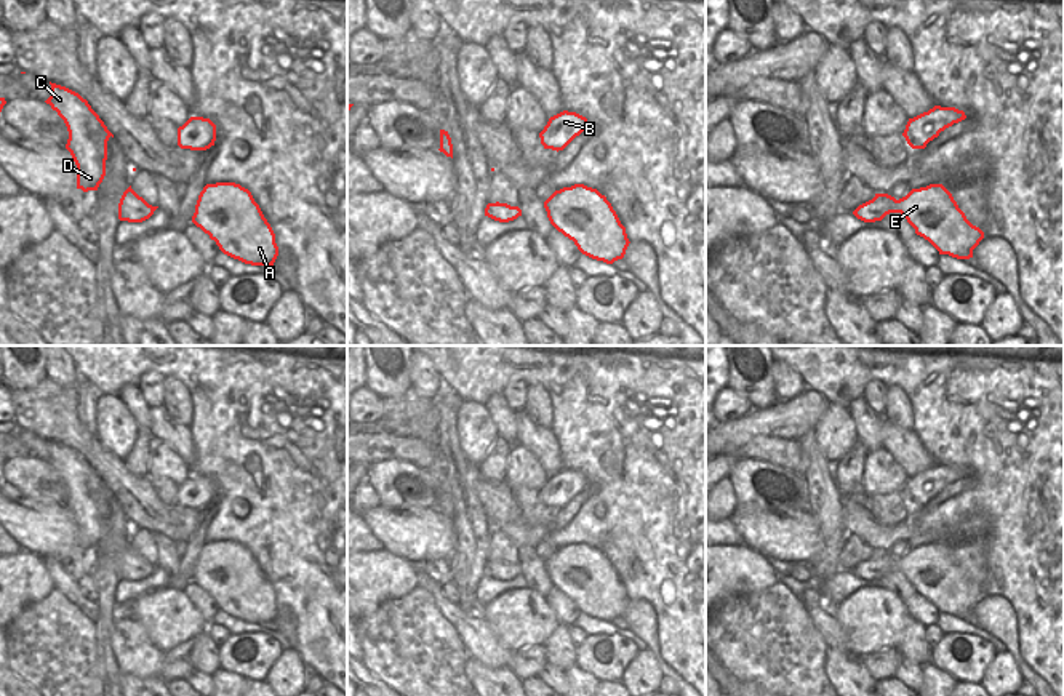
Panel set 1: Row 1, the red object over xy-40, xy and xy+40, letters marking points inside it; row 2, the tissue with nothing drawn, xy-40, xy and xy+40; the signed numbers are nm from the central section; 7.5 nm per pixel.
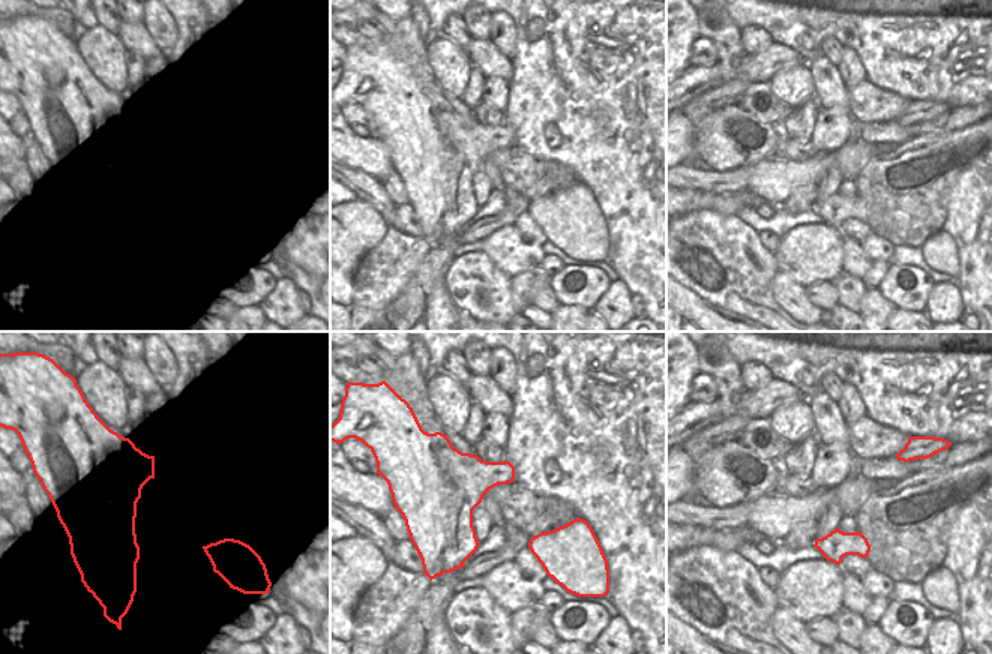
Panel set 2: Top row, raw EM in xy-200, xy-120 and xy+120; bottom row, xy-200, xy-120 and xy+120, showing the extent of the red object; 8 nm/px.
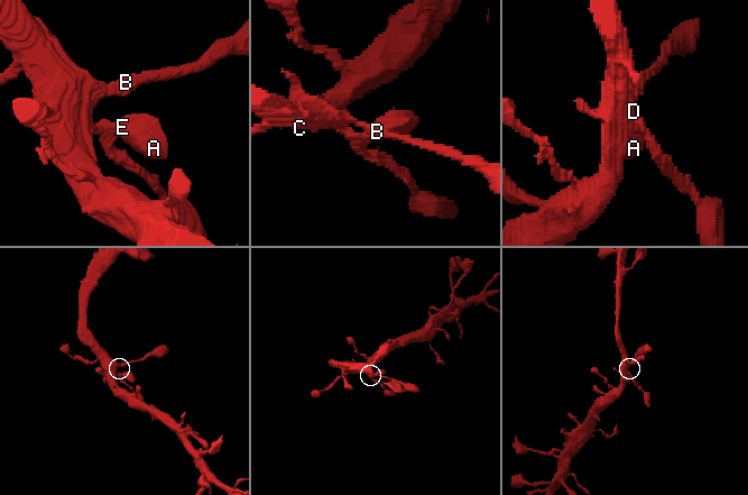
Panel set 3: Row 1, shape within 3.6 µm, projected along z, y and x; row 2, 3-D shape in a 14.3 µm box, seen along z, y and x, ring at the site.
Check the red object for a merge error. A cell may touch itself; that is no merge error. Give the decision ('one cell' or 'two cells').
one cell

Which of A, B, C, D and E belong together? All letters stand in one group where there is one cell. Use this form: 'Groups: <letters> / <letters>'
Groups: A B C D E.

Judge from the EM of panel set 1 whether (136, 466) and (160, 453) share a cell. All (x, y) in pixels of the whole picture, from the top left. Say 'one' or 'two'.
two

